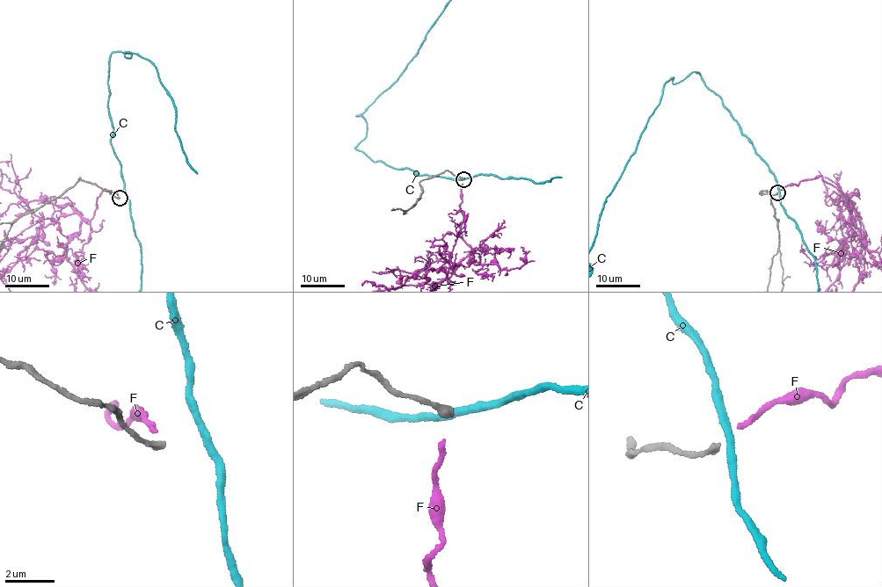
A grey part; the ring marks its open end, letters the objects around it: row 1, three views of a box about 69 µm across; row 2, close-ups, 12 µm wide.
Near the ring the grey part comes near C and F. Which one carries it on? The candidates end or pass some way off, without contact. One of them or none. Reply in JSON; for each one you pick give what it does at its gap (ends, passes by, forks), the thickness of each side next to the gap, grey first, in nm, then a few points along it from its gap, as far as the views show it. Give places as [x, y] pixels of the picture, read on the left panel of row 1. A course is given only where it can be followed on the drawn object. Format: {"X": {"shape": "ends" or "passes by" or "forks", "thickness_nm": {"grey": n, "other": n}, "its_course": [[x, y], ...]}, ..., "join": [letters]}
{"join": []}

